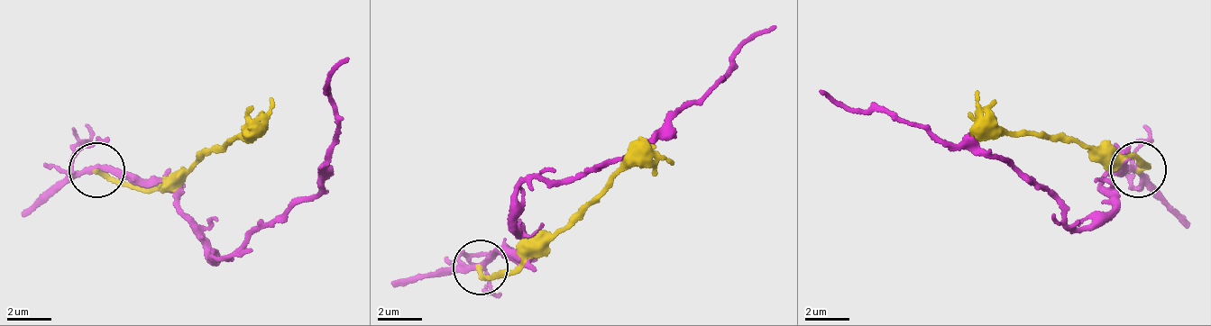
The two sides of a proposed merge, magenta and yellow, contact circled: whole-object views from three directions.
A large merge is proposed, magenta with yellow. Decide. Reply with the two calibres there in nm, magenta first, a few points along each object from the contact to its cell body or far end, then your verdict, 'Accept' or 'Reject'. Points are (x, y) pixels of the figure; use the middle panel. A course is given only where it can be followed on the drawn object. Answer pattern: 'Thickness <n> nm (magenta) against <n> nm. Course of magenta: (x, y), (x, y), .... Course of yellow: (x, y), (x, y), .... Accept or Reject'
Thickness 200 nm (magenta) against 200 nm. Course of magenta: (481, 265), (503, 251), (527, 253), (512, 221), (524, 180), (569, 179), (637, 151), (674, 110), (778, 28). Course of yellow: (481, 265), (495, 275), (523, 271), (618, 174), (646, 165), (674, 163). Reject

